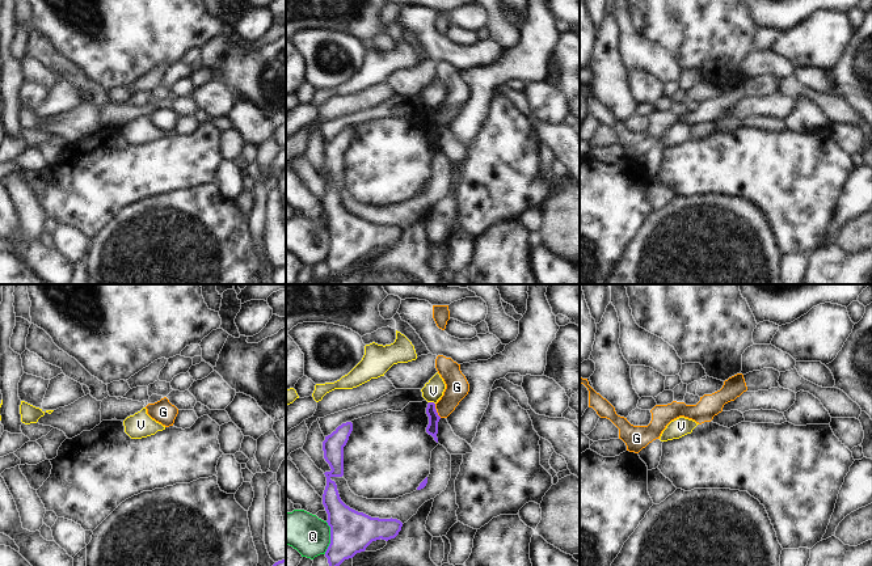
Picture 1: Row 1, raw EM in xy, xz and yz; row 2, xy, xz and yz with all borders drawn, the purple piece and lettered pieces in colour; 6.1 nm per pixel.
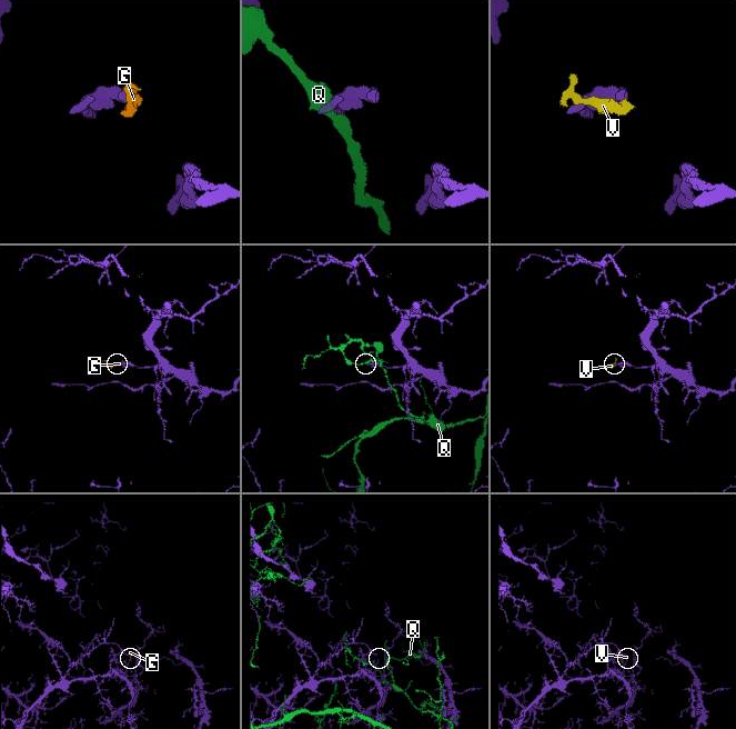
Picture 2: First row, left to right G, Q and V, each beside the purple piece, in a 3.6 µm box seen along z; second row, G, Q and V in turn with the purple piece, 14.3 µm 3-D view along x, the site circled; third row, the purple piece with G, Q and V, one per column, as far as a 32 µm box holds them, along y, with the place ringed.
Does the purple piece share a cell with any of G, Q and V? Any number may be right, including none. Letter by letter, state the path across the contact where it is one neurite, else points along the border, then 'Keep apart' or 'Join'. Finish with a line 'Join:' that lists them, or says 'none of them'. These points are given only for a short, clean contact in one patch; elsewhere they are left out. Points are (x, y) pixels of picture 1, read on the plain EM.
G: Boundary: xz (436, 117), (441, 123). Keep apart
Q: Boundary: xz (327, 228), (329, 233), (329, 252), (324, 260). Keep apart
V: Boundary: xz (429, 108), (434, 110). Keep apart
Join: none of them.

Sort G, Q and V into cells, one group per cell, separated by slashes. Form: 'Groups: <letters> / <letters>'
Groups: G / Q / V.

